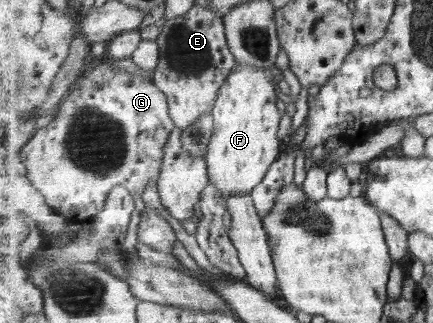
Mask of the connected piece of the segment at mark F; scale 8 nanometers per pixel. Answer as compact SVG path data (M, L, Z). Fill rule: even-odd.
M237 64L220 89L212 111L214 132L206 161L211 184L222 191L225 199L251 194L284 150L279 139L281 113L277 98L282 96L277 87L278 77L281 77L279 70L274 67Z

